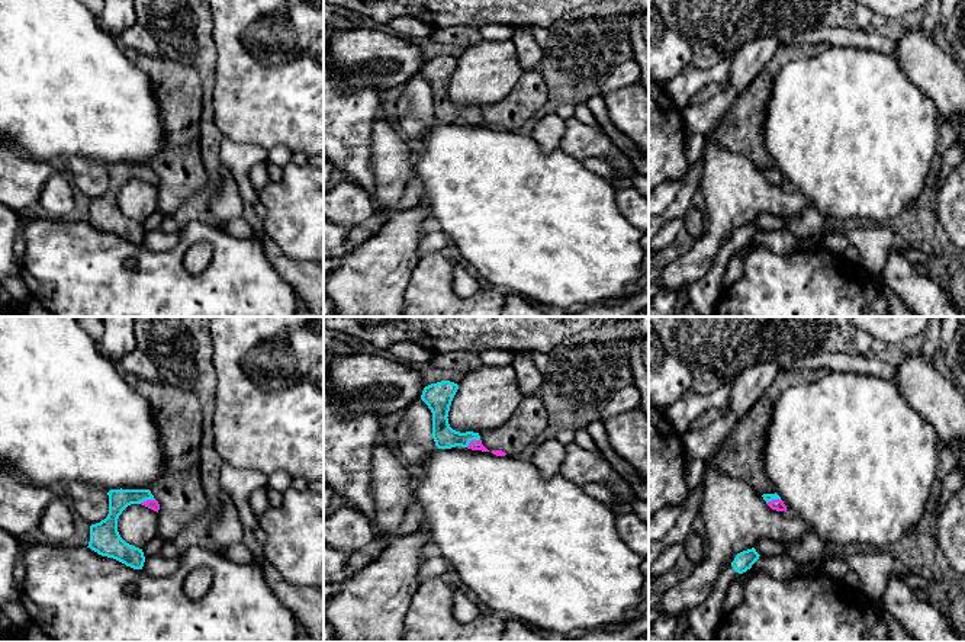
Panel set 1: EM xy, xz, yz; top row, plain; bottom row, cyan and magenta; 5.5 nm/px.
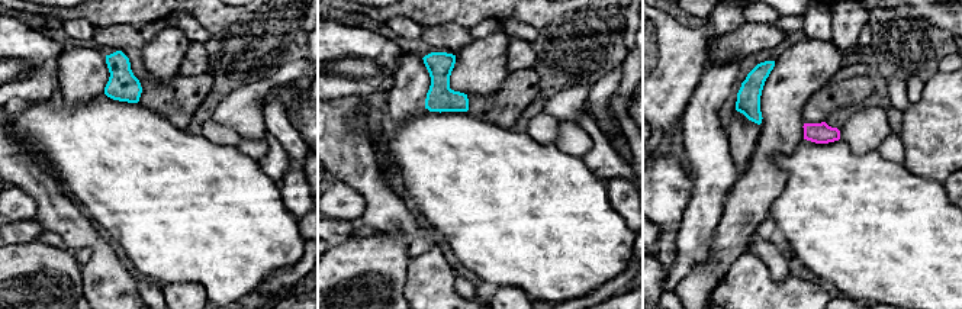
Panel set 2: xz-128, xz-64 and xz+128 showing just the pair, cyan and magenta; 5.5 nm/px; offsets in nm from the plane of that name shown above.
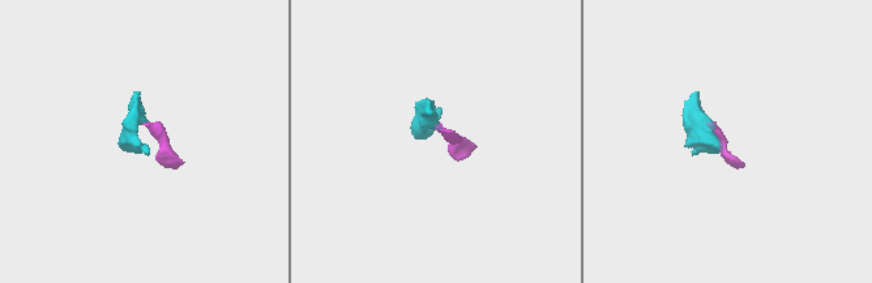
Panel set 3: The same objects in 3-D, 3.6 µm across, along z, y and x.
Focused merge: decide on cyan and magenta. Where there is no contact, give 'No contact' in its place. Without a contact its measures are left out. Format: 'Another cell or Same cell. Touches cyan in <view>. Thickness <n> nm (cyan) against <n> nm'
Same cell. Touches cyan in xy. Thickness 110 nm (cyan) against 60 nm

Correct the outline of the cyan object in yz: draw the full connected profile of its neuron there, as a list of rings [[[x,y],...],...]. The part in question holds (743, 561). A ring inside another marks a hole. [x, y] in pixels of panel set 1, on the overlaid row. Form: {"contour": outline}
{"contour": [[[752,548],[731,558],[721,568],[708,598],[686,613],[689,630],[701,642],[714,642],[715,627],[724,614],[723,604],[730,584],[737,575],[750,569],[759,556],[756,549]]]}

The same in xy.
{"contour": [[[110,489],[109,514],[100,523],[90,526],[91,550],[102,556],[113,558],[134,569],[142,569],[145,556],[142,549],[126,543],[118,532],[118,519],[131,504],[142,504],[158,513],[160,504],[149,489]]]}

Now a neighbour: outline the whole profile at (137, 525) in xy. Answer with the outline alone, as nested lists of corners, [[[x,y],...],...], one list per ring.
[[[128,505],[118,519],[118,532],[120,537],[142,549],[158,533],[158,513],[142,505]]]

